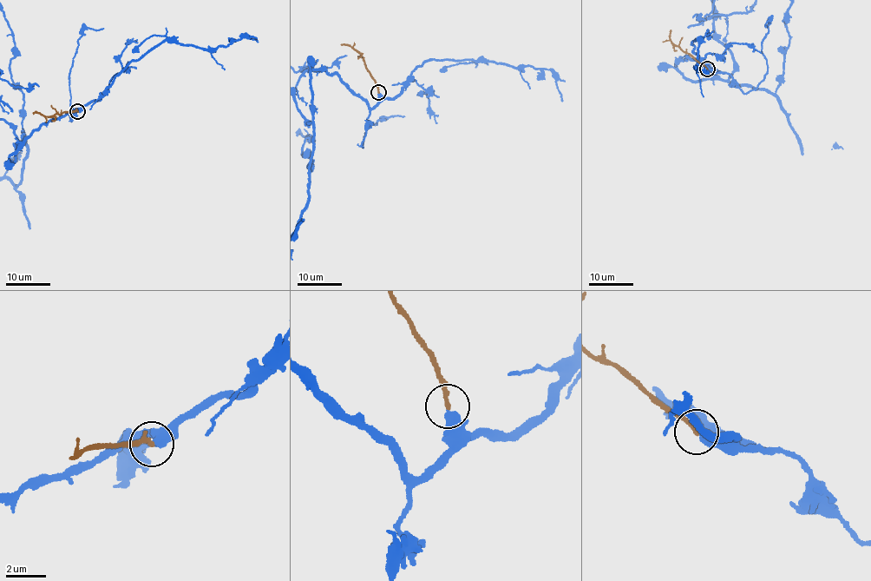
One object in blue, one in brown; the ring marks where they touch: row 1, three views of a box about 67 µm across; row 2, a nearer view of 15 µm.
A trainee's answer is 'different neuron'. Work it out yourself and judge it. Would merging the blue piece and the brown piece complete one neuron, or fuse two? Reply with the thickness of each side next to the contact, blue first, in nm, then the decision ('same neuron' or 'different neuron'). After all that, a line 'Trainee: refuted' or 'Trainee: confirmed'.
calibres 400 and 200 nm; different neuron
Trainee: confirmed

